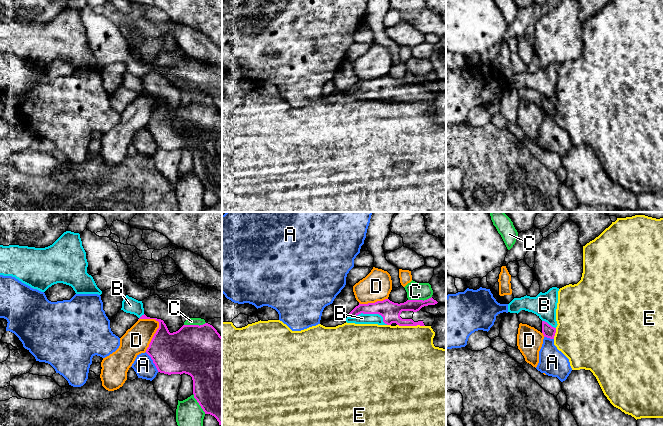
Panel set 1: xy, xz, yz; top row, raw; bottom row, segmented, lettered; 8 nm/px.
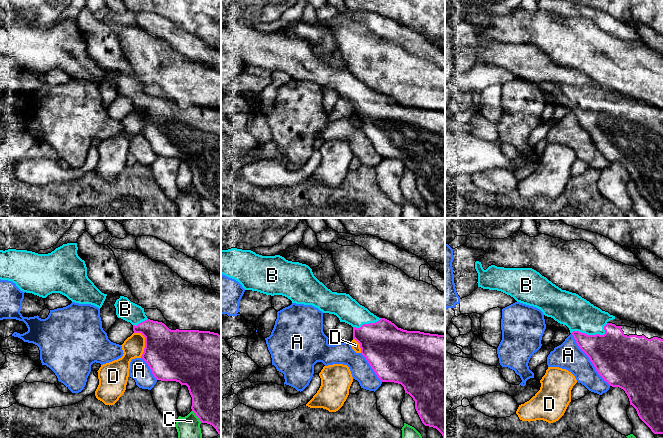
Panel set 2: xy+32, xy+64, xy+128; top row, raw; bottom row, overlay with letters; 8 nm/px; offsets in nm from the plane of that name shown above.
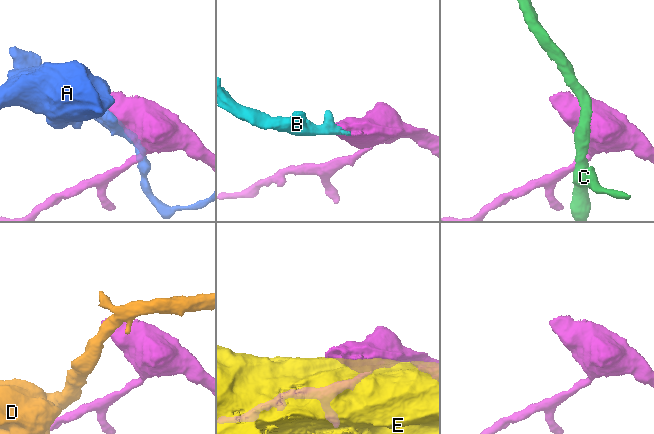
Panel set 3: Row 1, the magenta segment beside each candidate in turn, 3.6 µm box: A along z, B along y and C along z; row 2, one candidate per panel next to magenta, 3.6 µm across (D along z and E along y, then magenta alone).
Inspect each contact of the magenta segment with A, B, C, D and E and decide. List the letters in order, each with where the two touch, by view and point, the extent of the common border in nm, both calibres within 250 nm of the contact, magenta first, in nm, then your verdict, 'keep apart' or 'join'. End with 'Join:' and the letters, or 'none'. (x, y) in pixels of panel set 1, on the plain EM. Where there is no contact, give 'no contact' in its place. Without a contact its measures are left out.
A: meets magenta in xy at (153, 138); contact 190 nm long; 340 nm thick on the magenta side, 160 nm on the other; keep apart
B: meets magenta in xz at (369, 89); contact 340 nm long; 160 nm thick on the magenta side, 80 nm on the other; join
C: meets magenta in xz at (419, 76); contact 190 nm long; 160 nm thick on the magenta side, 140 nm on the other; keep apart
D: meets magenta in xy at (154, 111); contact 280 nm long; 340 nm thick on the magenta side, 220 nm on the other; keep apart
E: meets magenta in xz at (411, 101); contact 220 nm long; 160 nm thick on the magenta side, 480 nm on the other; keep apart
Join: B

